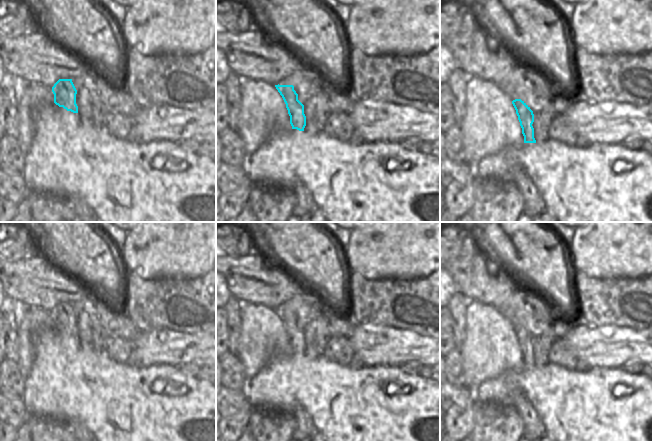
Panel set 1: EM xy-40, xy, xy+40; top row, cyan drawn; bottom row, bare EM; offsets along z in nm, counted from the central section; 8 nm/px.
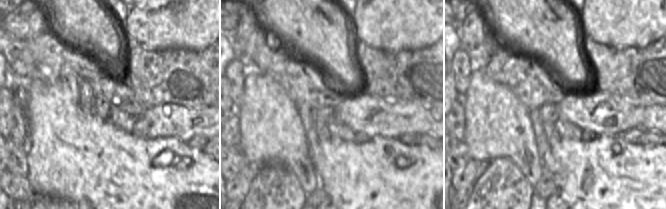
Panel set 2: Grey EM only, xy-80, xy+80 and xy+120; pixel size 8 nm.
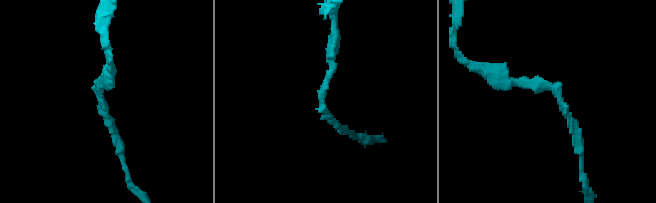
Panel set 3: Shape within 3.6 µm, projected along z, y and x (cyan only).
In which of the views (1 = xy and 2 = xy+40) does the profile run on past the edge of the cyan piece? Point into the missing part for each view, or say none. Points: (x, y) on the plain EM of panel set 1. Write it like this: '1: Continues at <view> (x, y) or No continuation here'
1: No continuation here
2: No continuation here.

